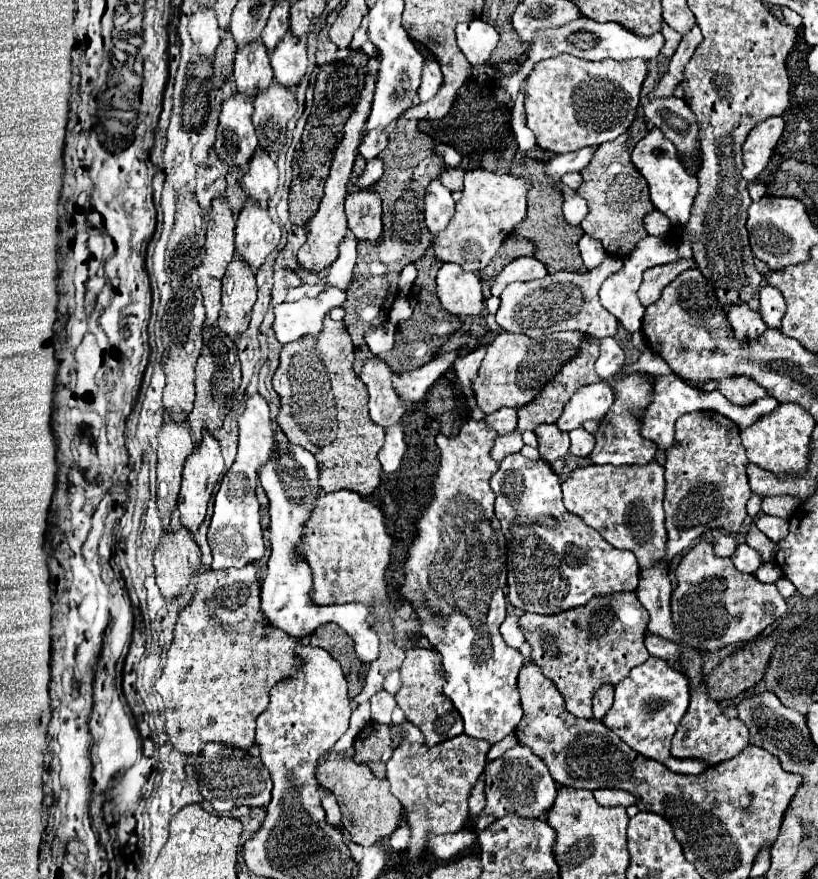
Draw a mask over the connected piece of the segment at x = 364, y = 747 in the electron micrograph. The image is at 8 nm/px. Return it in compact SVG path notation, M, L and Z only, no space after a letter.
M367 723L365 729L355 739L355 763L365 763L375 777L385 777L385 763L393 755L389 725Z

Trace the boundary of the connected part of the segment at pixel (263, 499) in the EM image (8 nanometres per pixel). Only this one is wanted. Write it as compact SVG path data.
M257 485L257 499L261 505L261 527L269 529L269 501L267 501L267 495L261 485Z

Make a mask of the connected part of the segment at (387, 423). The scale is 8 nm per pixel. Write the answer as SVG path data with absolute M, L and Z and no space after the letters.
M379 357L369 359L363 365L361 379L369 389L369 415L371 421L379 427L387 429L399 423L401 415L405 413L399 397L391 387L391 371Z

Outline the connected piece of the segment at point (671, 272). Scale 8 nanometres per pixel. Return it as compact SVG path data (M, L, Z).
M679 259L679 261L667 263L667 265L659 265L659 267L649 269L643 275L643 283L641 283L641 289L639 289L639 301L645 307L655 303L661 297L663 287L667 283L671 283L679 273L683 273L683 271L687 271L691 267L695 267L693 259Z

